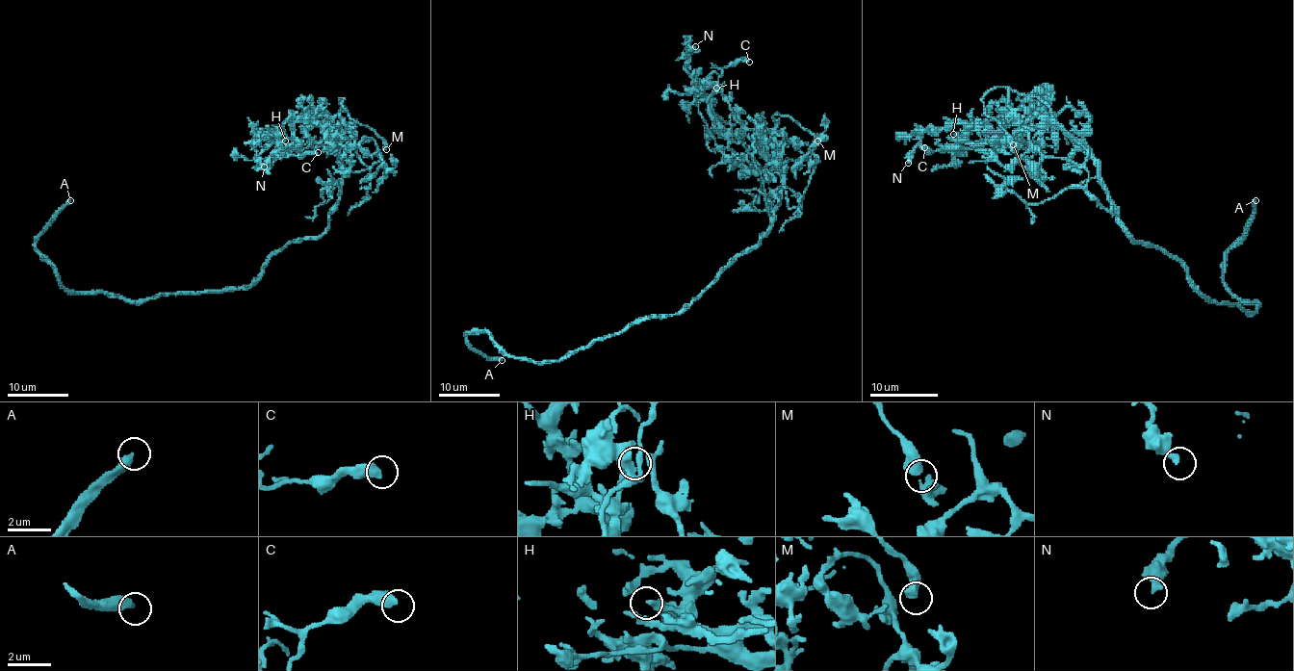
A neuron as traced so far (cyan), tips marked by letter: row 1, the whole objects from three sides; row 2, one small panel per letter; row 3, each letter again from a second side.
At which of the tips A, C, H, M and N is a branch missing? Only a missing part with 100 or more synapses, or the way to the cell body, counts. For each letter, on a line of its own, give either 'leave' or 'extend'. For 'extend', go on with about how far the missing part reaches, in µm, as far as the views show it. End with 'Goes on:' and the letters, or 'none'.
A: extend; about 170 µm are missing
C: leave
H: leave
M: leave
N: leave
Goes on: A

